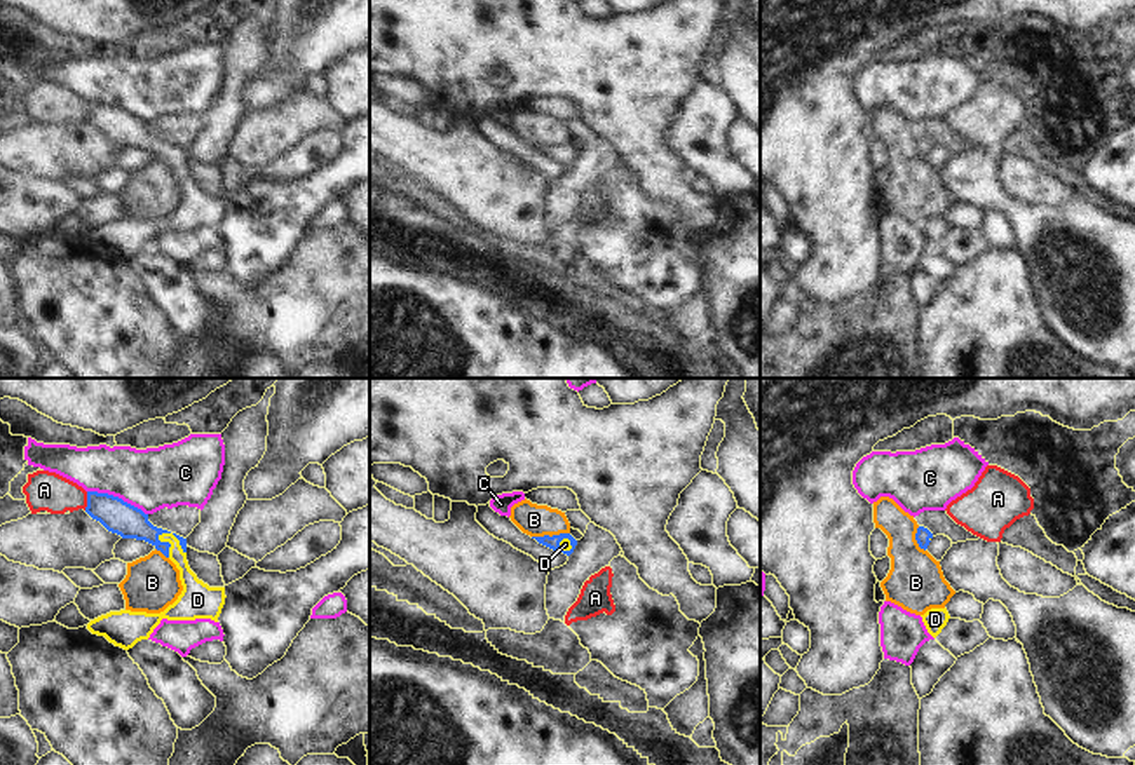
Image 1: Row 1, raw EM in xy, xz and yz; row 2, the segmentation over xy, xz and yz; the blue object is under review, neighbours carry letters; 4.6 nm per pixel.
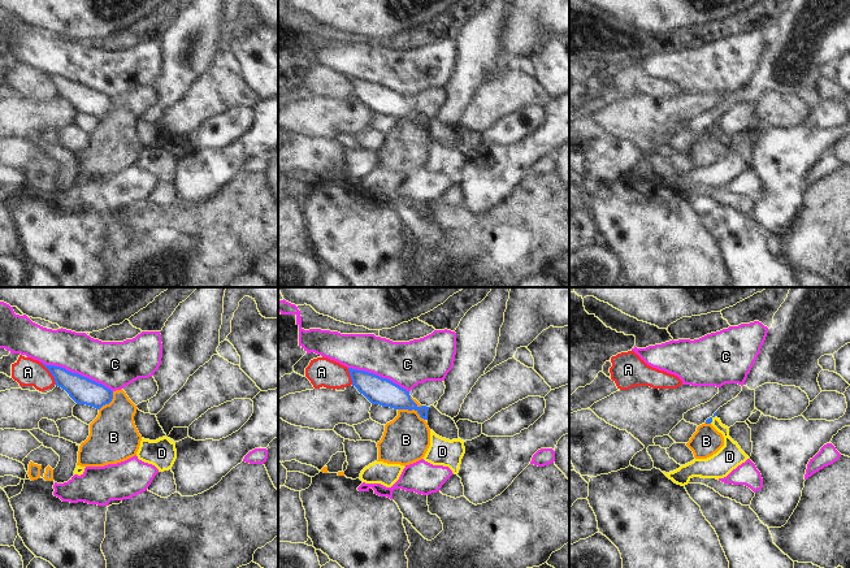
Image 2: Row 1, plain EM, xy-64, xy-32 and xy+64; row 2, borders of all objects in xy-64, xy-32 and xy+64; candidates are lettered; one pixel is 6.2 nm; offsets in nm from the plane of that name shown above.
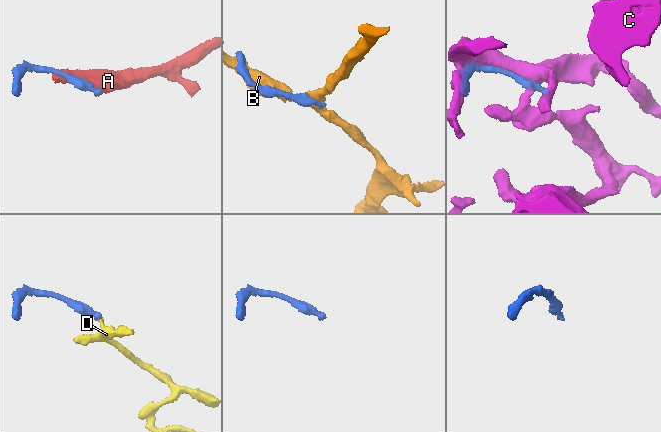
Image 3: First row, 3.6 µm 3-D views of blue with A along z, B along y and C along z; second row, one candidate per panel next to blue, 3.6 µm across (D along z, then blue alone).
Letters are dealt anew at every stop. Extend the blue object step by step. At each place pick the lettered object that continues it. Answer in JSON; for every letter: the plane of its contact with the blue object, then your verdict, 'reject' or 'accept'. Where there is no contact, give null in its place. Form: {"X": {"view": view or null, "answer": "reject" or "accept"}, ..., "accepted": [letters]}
{"A": {"view": "xy", "answer": "reject"}, "B": {"view": "xz", "answer": "reject"}, "C": {"view": "xy", "answer": "reject"}, "D": {"view": "xy", "answer": "accept"}, "accepted": ["D"]}

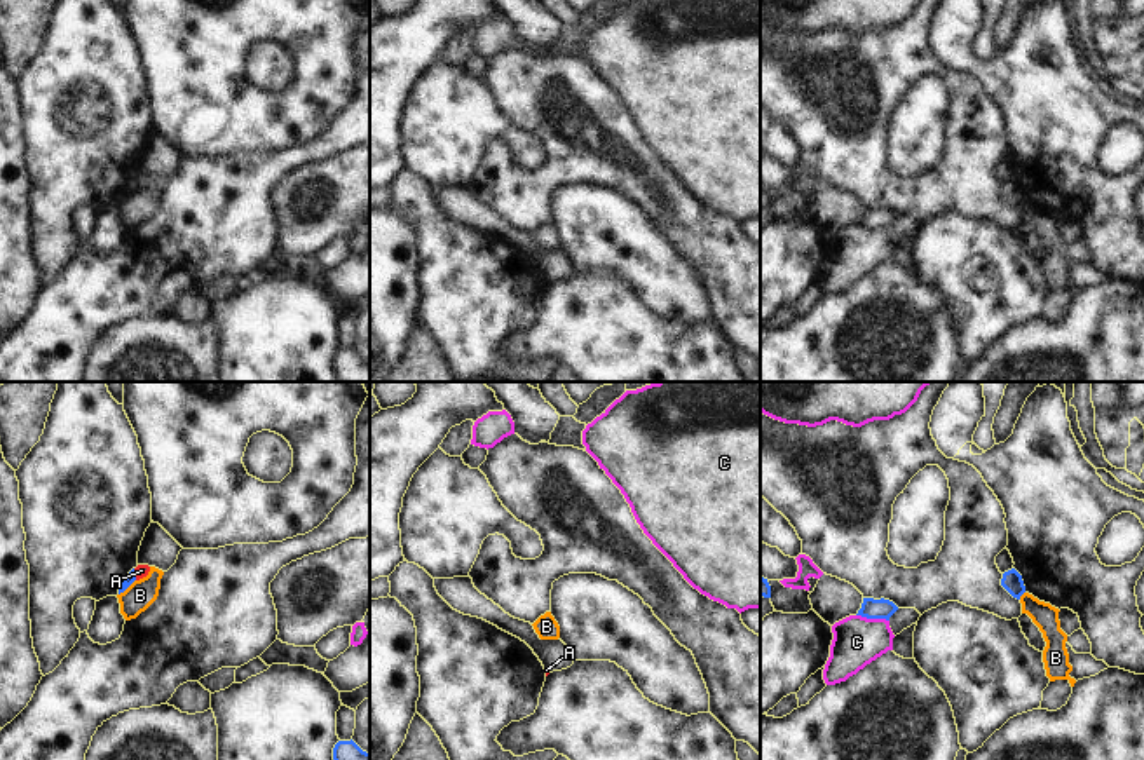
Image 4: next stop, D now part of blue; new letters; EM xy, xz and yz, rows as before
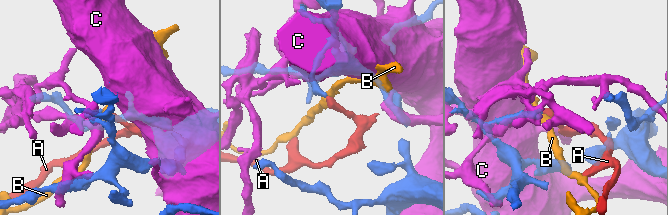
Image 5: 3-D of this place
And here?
{"A": {"view": "xy", "answer": "reject"}, "B": {"view": "xy", "answer": "reject"}, "C": {"view": "yz", "answer": "reject"}, "accepted": []}

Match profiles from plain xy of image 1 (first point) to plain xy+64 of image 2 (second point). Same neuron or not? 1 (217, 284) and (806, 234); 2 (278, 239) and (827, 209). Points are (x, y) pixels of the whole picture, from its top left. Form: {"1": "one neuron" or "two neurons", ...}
{"1": "one neuron", "2": "two neurons"}

